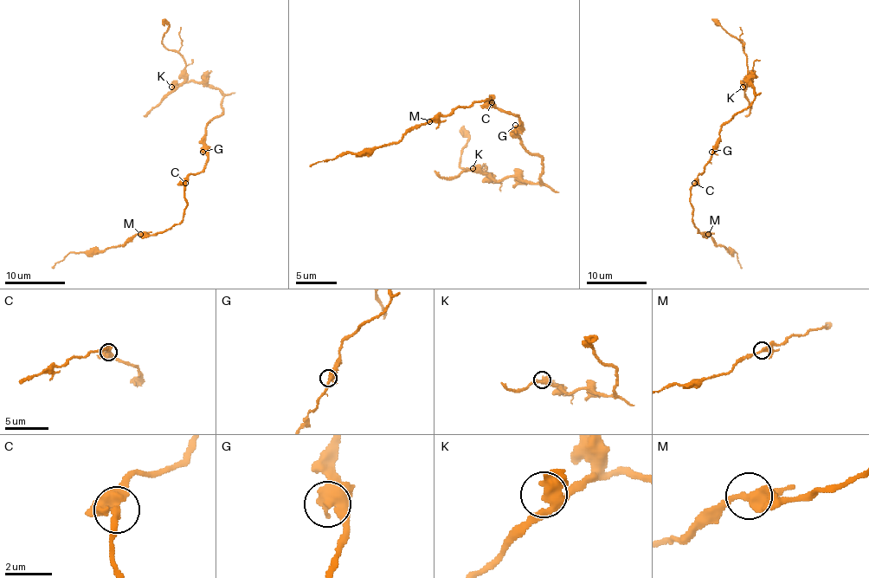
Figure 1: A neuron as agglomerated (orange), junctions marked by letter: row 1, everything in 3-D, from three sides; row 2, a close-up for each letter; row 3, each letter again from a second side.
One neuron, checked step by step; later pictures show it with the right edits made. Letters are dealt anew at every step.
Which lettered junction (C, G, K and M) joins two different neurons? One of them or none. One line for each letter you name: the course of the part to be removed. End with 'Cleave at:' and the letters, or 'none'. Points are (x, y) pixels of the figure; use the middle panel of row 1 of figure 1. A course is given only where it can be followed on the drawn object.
Cleave at: none

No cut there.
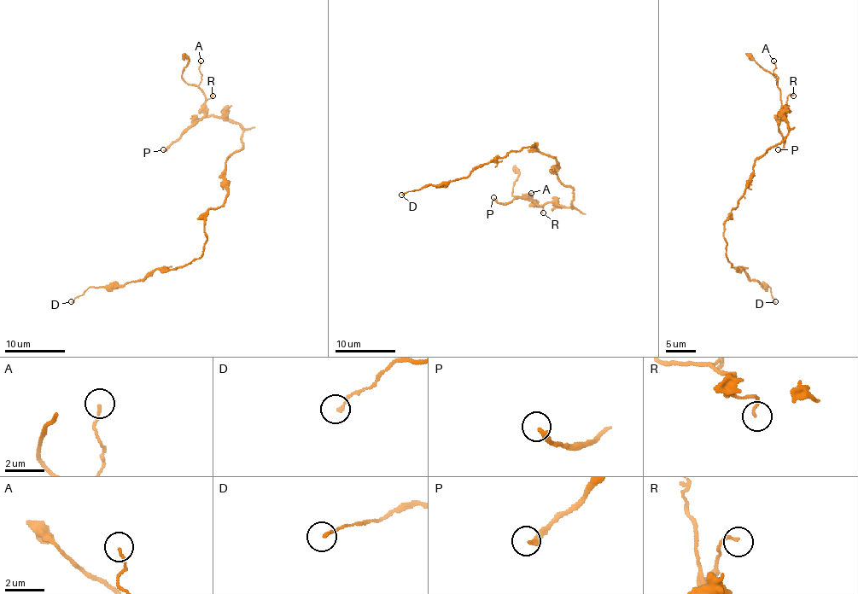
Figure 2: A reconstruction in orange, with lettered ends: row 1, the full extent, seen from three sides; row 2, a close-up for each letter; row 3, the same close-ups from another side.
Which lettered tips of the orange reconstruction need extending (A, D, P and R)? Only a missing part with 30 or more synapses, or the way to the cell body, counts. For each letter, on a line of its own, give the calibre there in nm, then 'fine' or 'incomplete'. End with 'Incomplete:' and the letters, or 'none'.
A: 110 nm | fine
D: 130 nm | fine
P: 220 nm | incomplete
R: 120 nm | fine
Incomplete: P

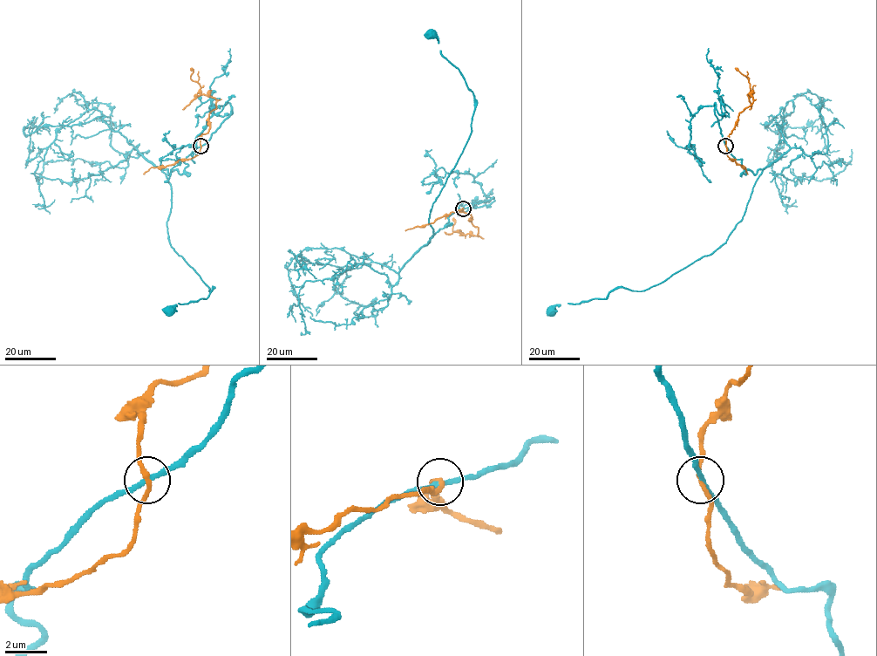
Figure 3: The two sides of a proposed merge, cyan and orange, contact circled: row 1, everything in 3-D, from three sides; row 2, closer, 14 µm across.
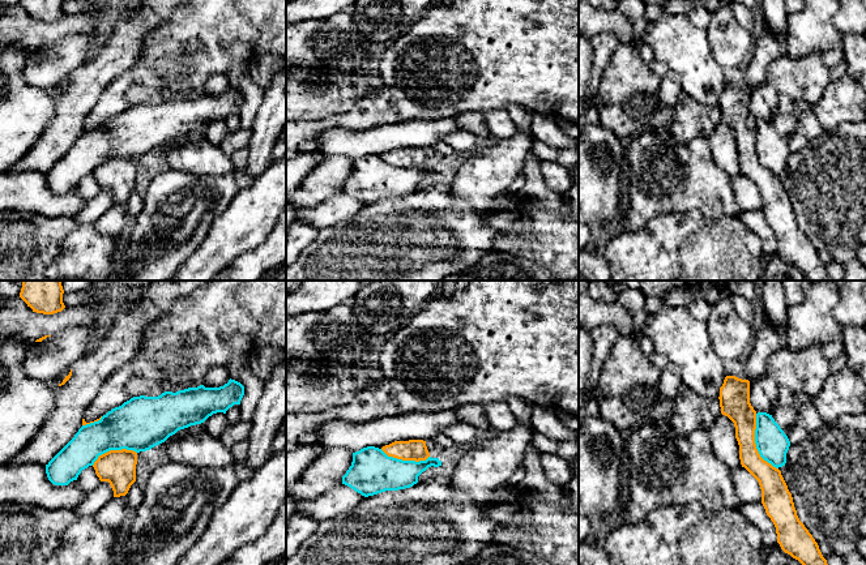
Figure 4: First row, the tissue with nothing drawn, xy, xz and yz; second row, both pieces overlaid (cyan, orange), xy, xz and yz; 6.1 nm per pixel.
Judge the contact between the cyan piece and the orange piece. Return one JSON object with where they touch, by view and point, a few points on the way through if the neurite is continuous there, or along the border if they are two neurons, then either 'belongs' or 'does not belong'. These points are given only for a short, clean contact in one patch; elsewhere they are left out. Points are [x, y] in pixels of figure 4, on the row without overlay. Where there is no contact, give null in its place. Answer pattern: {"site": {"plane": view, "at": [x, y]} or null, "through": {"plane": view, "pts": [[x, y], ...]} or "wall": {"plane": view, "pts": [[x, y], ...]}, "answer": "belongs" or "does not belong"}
{"site": {"plane": "yz", "at": [755, 150]}, "answer": "does not belong"}

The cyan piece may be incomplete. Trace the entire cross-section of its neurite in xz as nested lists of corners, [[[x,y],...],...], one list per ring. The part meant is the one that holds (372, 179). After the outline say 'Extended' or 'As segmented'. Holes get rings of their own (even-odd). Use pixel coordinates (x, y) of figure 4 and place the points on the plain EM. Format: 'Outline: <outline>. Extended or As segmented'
Outline: [[[367,154],[353,160],[353,170],[342,184],[342,192],[364,205],[385,198],[410,196],[428,175],[441,174],[439,166],[426,168],[402,168],[388,164],[381,157]]]. As segmented

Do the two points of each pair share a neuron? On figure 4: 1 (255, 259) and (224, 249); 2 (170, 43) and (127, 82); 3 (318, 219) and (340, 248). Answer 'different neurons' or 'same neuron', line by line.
1: different neurons
2: different neurons
3: different neurons

